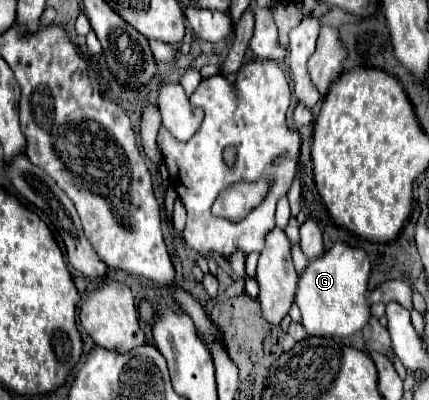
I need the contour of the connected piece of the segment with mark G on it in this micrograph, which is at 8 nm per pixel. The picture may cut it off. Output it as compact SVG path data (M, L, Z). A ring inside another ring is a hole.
M339 240L331 250L319 258L309 260L307 268L299 276L295 304L301 310L301 324L311 336L335 336L349 338L367 324L369 306L365 300L367 280L371 272L369 256L363 248L353 248Z

